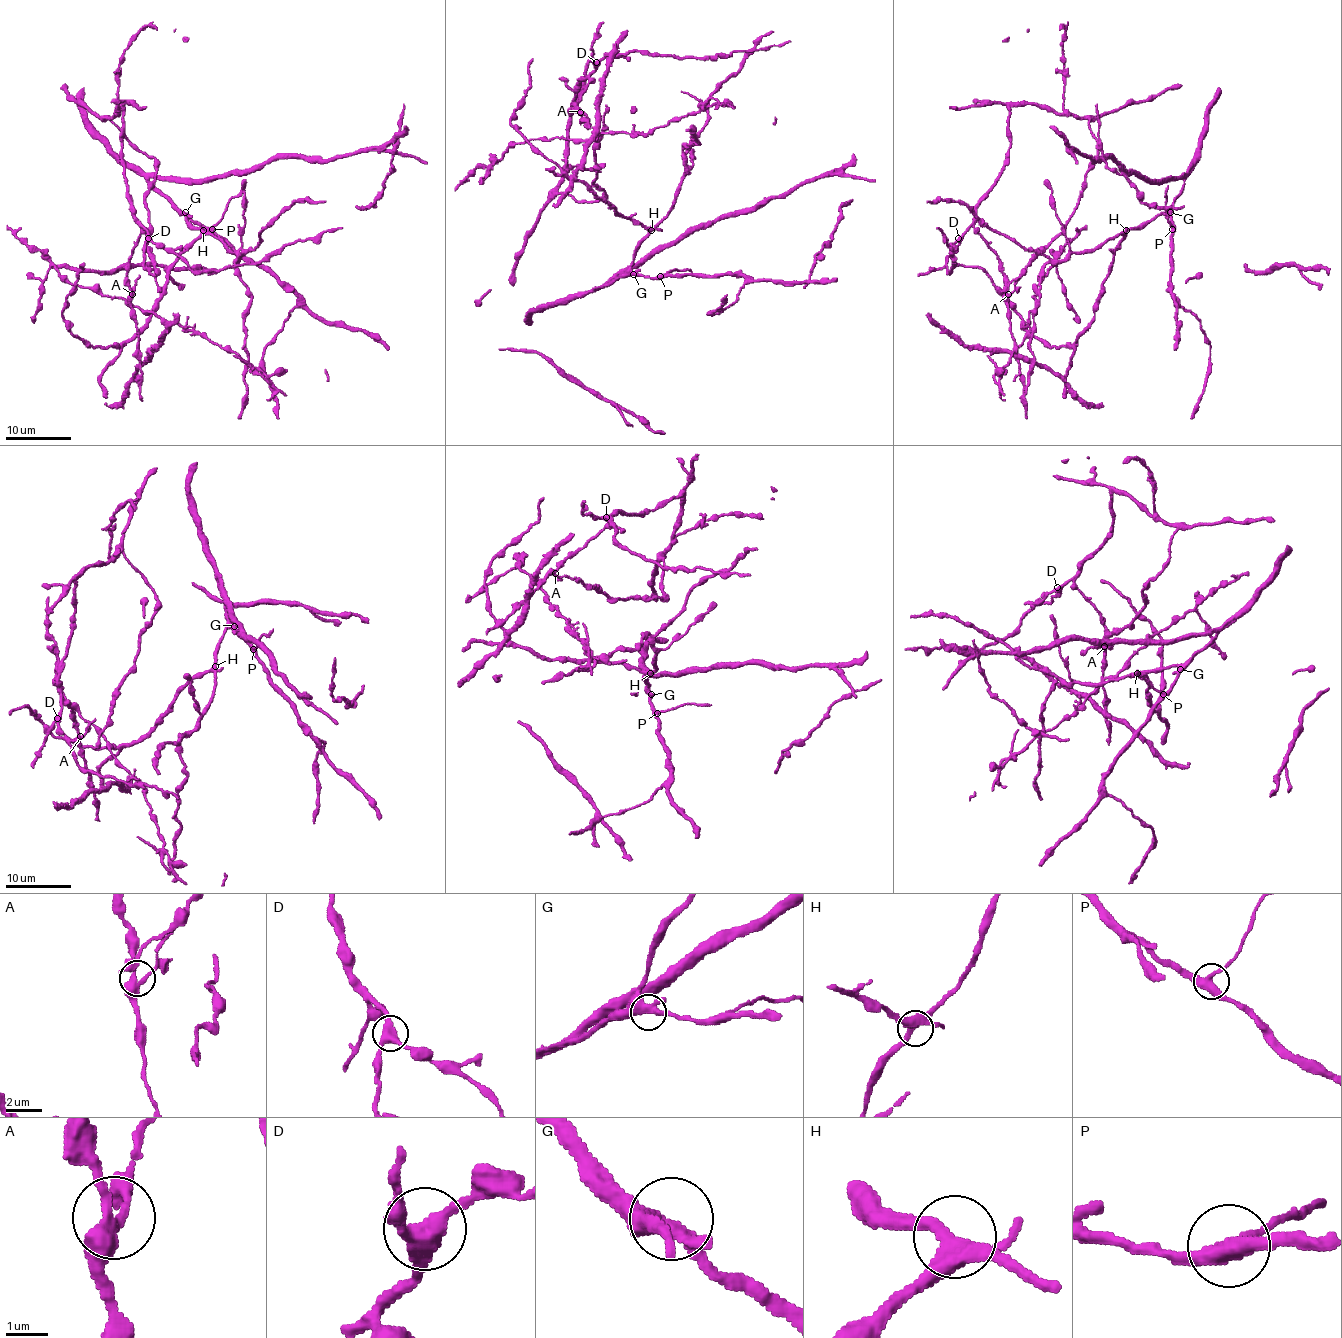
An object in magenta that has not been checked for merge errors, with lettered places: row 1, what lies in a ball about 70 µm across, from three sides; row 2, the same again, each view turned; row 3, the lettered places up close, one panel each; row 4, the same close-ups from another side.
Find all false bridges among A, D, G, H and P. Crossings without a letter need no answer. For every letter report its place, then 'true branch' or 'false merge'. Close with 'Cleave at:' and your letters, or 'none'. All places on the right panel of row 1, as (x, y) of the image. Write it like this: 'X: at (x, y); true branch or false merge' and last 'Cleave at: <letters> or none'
A: at (1008, 294); true branch
D: at (958, 238); true branch
G: at (1170, 212); true branch
H: at (1126, 230); true branch
P: at (1172, 229); true branch
Cleave at: none

